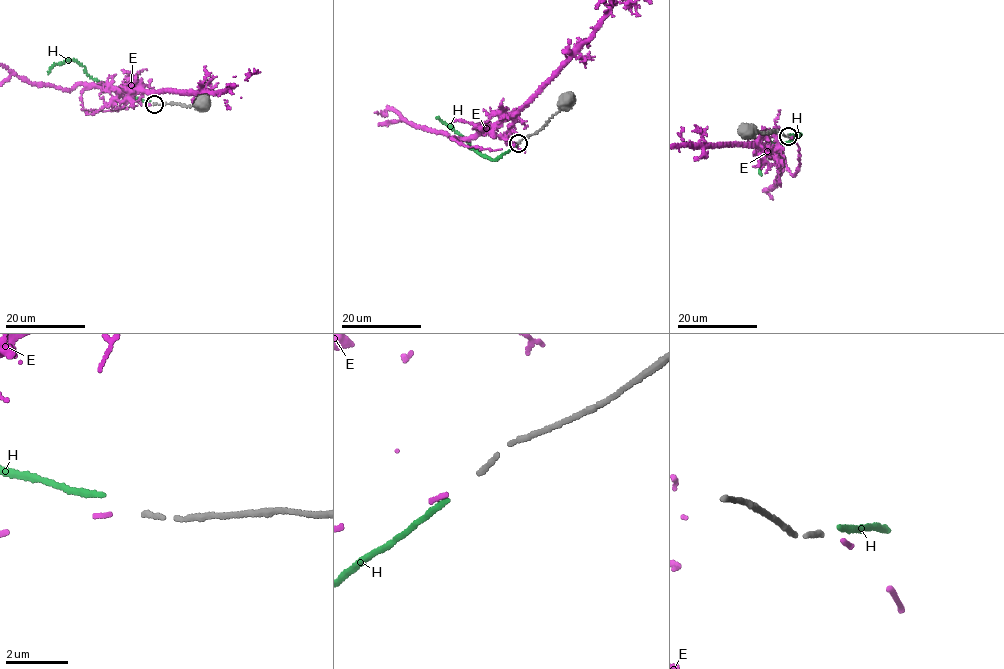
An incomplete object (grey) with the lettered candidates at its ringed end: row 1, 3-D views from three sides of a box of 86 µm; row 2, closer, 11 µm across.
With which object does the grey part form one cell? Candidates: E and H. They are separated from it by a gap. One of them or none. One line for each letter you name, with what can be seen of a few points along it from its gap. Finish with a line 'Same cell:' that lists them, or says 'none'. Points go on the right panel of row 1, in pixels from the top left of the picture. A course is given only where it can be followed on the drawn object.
Same cell: E

